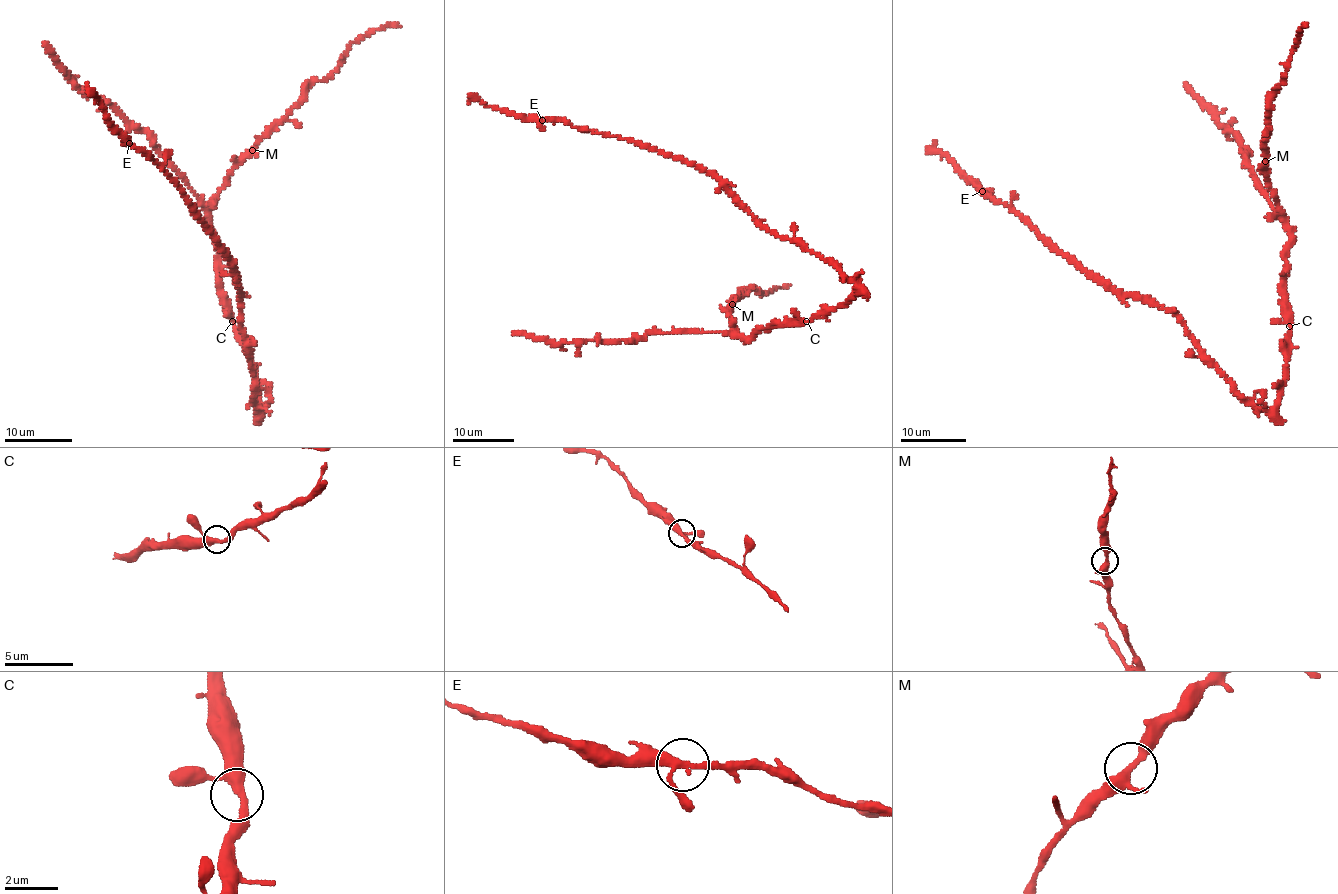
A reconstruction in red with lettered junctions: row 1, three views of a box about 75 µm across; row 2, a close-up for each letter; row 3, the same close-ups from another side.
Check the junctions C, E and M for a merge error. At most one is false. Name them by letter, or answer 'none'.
none

